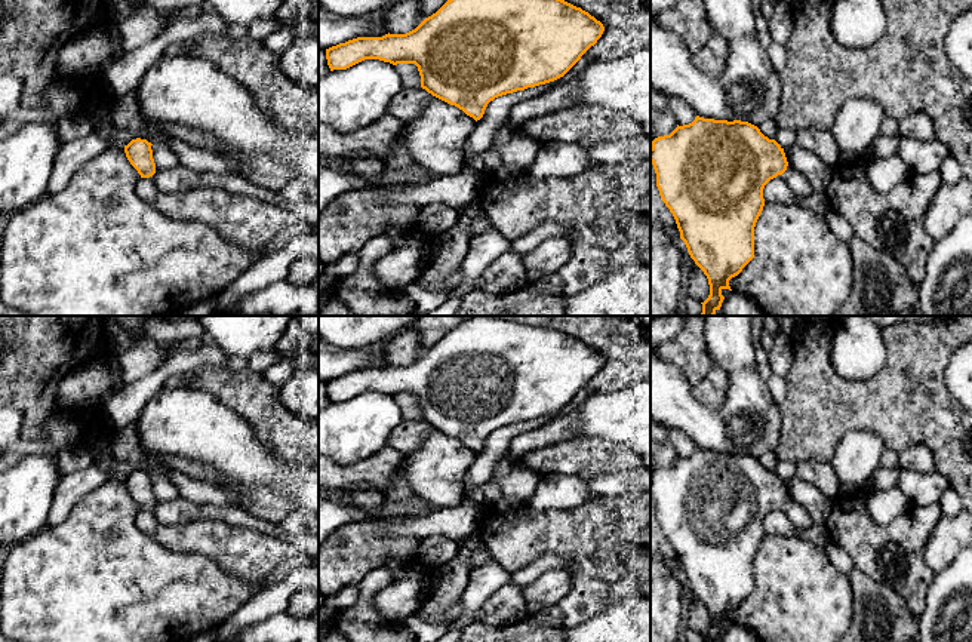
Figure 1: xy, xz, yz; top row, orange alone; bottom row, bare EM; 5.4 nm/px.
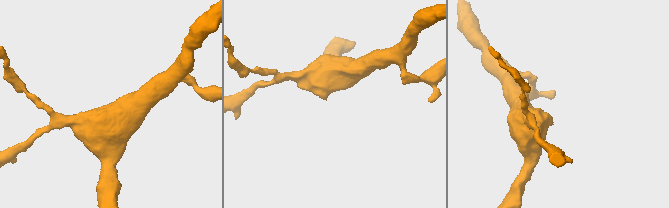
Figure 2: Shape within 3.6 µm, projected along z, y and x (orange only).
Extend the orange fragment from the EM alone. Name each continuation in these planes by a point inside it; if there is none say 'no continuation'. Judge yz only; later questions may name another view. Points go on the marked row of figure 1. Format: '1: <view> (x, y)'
1: yz (799, 184)

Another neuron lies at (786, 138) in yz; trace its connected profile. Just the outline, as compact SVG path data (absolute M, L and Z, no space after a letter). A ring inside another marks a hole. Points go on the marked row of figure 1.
M779 128L776 135L775 135L775 141L784 150L791 148L793 145L796 145L796 130Z

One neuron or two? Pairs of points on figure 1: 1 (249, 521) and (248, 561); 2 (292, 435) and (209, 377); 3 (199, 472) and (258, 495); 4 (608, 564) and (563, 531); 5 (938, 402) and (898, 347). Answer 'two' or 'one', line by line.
1: two
2: one
3: one
4: one
5: one

